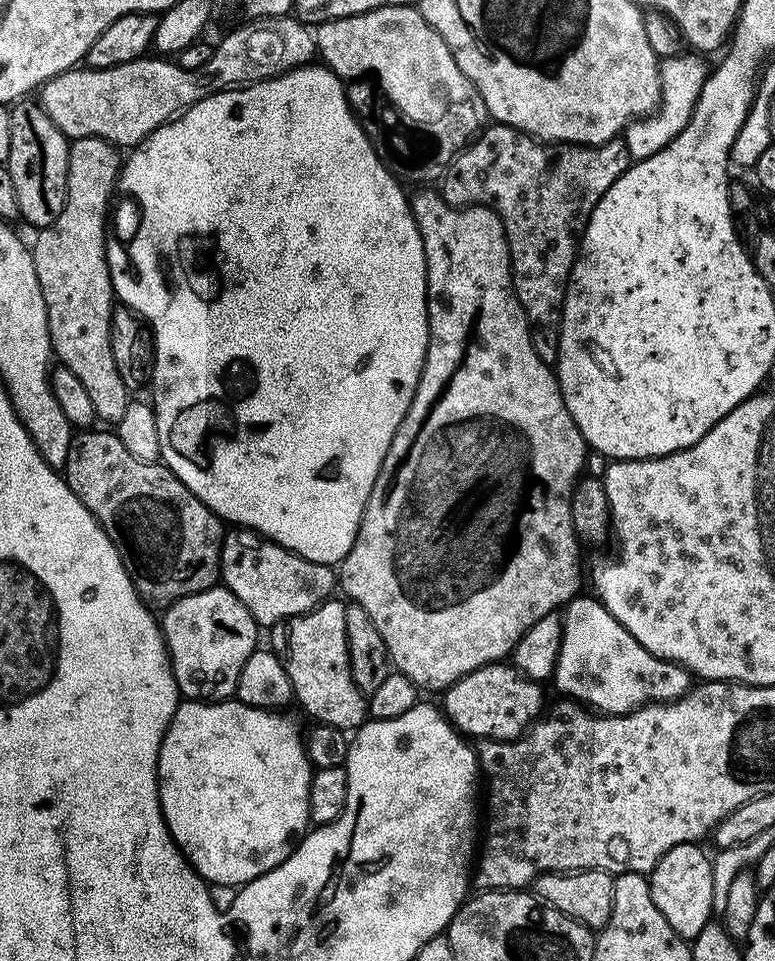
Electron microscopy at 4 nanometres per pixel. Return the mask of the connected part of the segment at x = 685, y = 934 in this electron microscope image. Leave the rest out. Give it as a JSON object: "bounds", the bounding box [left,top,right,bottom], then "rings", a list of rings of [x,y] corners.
{"bounds":[648,843,714,942],"rings":[[[699,843],[674,846],[652,867],[648,885],[654,906],[662,910],[662,918],[683,940],[691,942],[714,916],[712,906],[713,873],[711,855],[700,849]]]}

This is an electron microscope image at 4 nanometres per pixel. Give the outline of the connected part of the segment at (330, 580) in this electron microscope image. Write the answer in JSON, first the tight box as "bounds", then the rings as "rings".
{"bounds":[222,530,338,626],"rings":[[[232,530],[227,533],[222,553],[222,584],[236,595],[246,610],[250,610],[257,625],[264,626],[317,608],[337,591],[338,576],[329,565],[289,552],[258,532]]]}

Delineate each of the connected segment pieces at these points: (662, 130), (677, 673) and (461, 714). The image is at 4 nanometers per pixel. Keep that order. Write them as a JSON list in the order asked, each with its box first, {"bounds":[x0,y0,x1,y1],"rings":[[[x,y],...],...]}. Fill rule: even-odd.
[{"bounds":[622,54,706,161],"rings":[[[681,54],[667,57],[660,64],[660,106],[655,112],[638,120],[633,120],[622,133],[624,145],[628,148],[628,155],[633,161],[645,160],[658,150],[662,150],[688,125],[692,116],[692,107],[700,97],[704,85],[706,68],[703,68],[695,55]]]},{"bounds":[554,595,688,716],"rings":[[[584,595],[573,596],[562,609],[560,649],[554,673],[556,688],[562,695],[581,700],[584,703],[581,705],[597,713],[624,716],[646,704],[664,704],[687,694],[688,669],[650,654],[595,595]]]},{"bounds":[442,662,544,740],"rings":[[[508,662],[483,664],[478,670],[466,674],[458,682],[454,682],[442,693],[442,711],[449,724],[465,737],[482,740],[515,740],[524,735],[541,715],[540,707],[544,704],[544,692],[535,680],[528,680],[517,673],[515,667]]]}]

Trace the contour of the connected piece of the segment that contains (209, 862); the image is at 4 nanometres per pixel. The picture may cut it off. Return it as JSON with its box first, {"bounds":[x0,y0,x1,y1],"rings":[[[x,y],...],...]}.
{"bounds":[156,699,314,886],"rings":[[[239,699],[221,700],[219,702],[205,702],[203,700],[184,700],[177,706],[172,715],[170,726],[162,738],[162,746],[158,754],[156,777],[160,783],[160,805],[166,826],[174,838],[174,842],[183,852],[184,857],[192,864],[192,868],[209,885],[234,884],[243,886],[251,880],[265,876],[274,870],[295,850],[302,837],[309,831],[310,821],[310,782],[314,765],[309,760],[307,751],[296,741],[296,724],[288,716],[280,716],[279,711],[266,708],[255,708],[241,702]]]}

